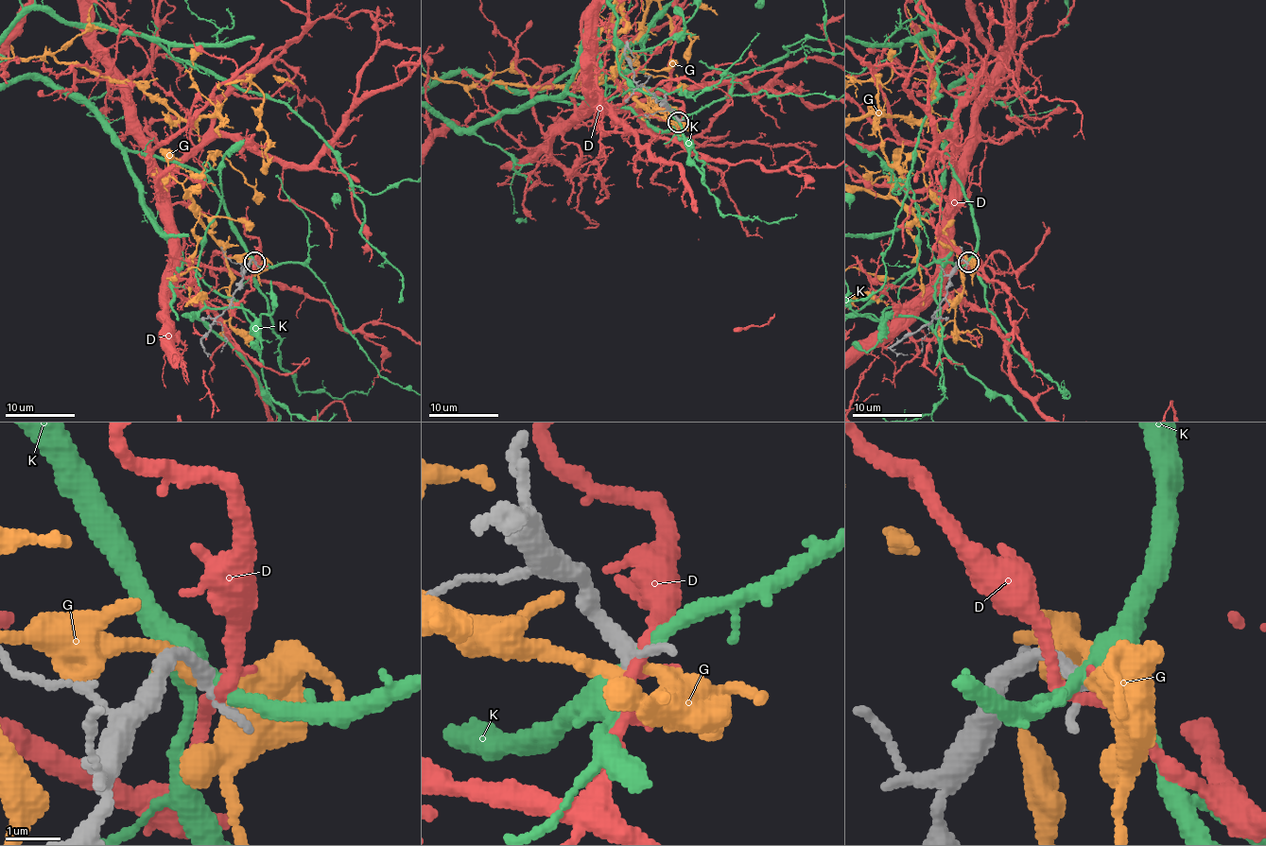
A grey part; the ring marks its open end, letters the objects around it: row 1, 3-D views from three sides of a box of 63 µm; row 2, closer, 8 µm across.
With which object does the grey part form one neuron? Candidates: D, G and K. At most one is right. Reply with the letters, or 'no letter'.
no letter

